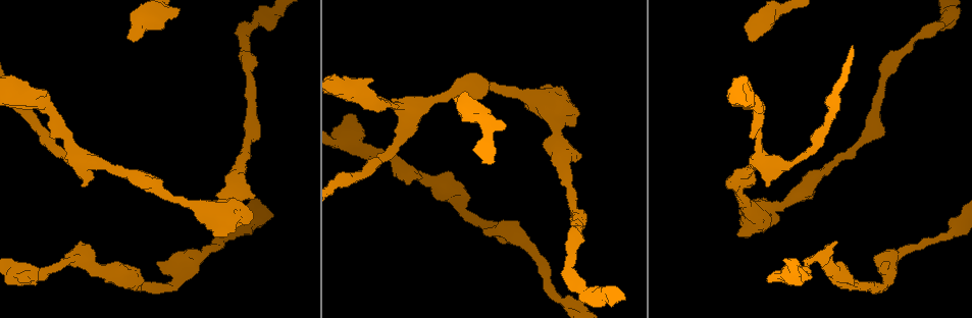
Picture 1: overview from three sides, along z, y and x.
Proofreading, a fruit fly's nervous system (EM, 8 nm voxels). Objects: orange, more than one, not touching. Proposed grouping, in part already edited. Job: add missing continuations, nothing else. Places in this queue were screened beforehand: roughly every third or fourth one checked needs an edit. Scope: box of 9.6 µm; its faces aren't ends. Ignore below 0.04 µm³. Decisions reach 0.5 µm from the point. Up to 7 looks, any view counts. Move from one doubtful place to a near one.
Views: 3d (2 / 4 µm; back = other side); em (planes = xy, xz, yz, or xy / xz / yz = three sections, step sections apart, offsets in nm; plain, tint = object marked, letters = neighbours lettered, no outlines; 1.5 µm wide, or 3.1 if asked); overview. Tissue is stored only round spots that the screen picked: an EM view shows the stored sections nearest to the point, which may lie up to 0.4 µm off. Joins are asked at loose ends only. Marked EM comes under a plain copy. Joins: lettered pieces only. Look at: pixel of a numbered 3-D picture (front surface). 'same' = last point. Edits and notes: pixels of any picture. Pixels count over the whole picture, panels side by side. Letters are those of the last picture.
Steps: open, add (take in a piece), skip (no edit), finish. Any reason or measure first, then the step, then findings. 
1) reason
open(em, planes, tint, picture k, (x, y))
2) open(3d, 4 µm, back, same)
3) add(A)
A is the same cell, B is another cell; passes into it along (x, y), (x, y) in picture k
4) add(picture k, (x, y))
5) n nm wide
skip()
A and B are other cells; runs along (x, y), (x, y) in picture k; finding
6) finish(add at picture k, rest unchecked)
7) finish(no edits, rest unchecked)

an open end
open(3d, 4 µm, picture 1, (129, 37))

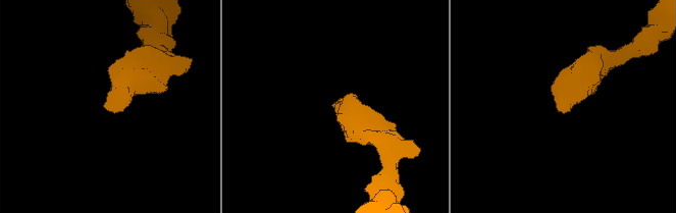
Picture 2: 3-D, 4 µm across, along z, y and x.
now the EM
open(em, xz, step 4, letters, picture 2, (331, 105))

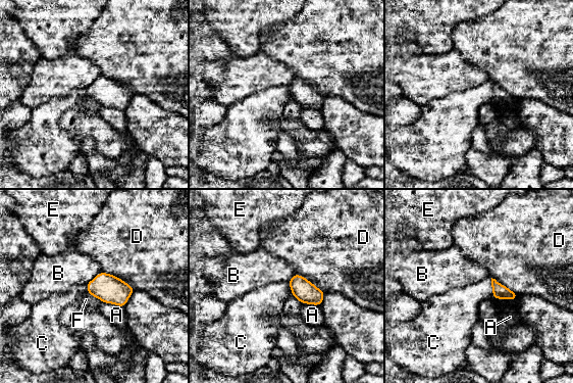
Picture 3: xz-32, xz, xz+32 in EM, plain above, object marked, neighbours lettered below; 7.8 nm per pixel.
open(em, planes, letters, same)

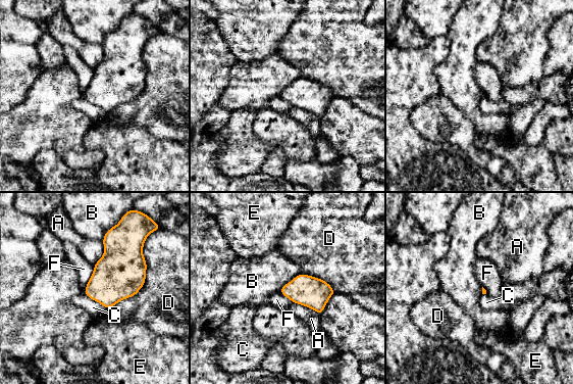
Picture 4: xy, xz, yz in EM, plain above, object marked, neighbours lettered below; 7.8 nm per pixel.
D touches over 550 nm
skip()
A, B, C, D, E and F are other cells; border along (94, 265), (94, 271), (84, 287) in picture 4; none of them fits

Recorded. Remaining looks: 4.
branch stops here
open(em, planes, letters, picture 1, (18, 278))

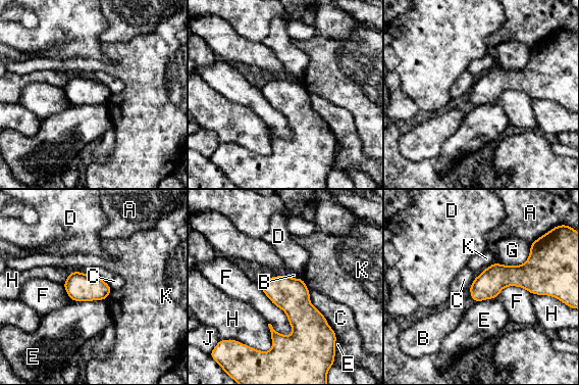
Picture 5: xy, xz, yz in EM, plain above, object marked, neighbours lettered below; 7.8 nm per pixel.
F touches over 460 nm
skip()
A, B, C, D, E, F, G, H, J and K are other cells; runs along (541, 287), (493, 279), (472, 292) in picture 5; none of them fits

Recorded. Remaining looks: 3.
branch stops here
open(em, xz, step 4, tint, picture 1, (405, 183))

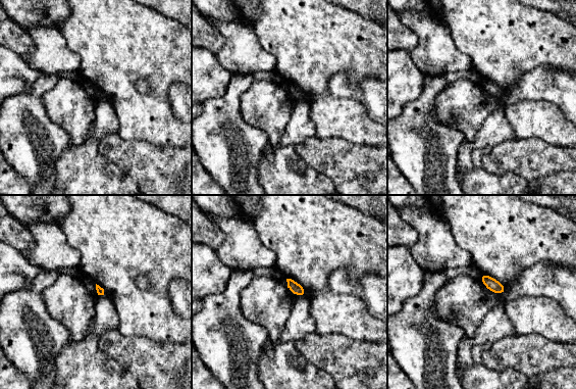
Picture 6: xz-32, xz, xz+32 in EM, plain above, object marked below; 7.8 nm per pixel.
see the neighbours
open(em, xz, step 4, letters, same)

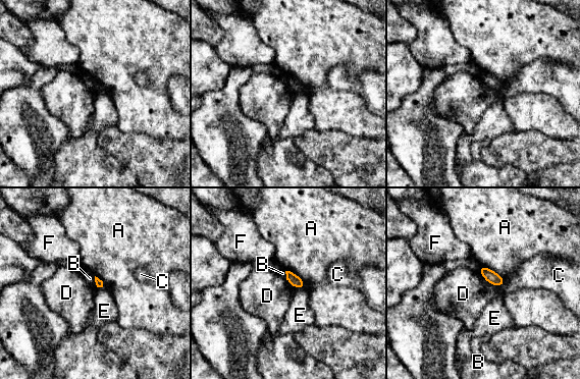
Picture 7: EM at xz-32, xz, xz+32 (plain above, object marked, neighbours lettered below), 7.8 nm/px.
skip()
A, B, C, D, E and F are other cells; border along (478, 272), (489, 283), (503, 285) in picture 7; no lettered piece goes on from it

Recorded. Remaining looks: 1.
finish(no edits, rest unchecked)

